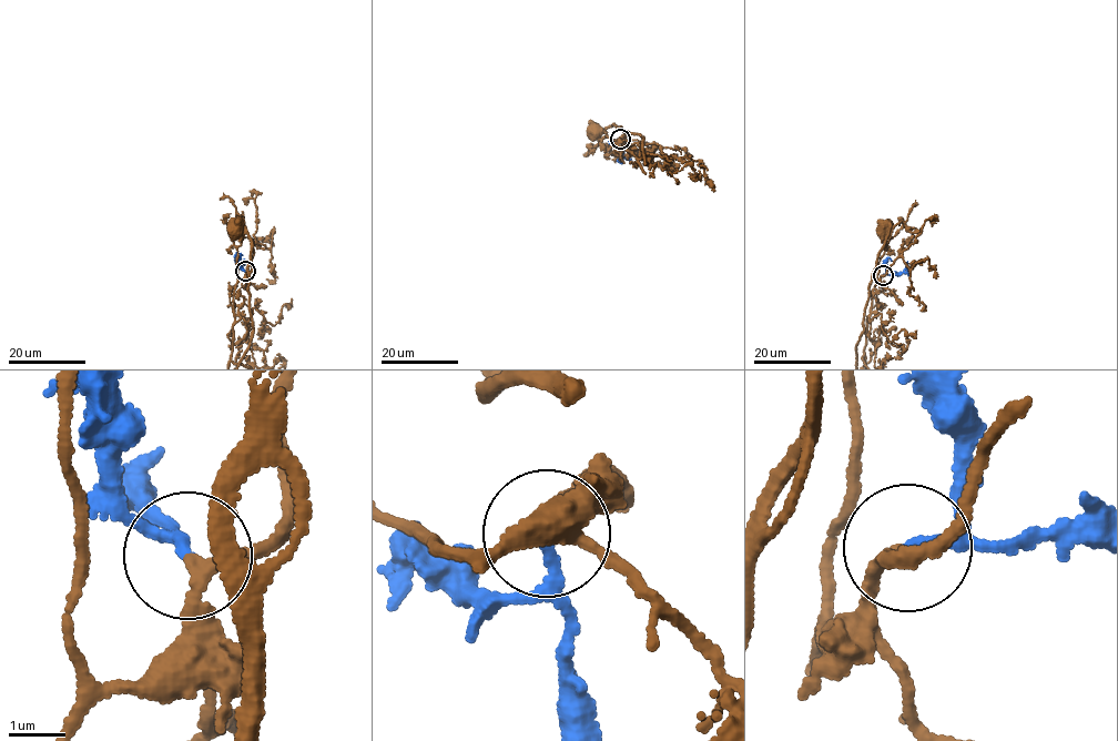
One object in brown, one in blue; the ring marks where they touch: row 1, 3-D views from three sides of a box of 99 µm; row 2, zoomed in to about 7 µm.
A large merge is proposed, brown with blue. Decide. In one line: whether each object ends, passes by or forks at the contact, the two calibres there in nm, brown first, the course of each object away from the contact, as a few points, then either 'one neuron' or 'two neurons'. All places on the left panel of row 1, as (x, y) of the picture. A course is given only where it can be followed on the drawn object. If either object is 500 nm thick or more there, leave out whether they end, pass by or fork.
brown passes by; blue ends there; 190 nm thick on the brown side, 200 nm on the other; brown runs (244, 272), (244, 277), (239, 280), (237, 250), (242, 240), (236, 227); blue runs (244, 272), (236, 252); one neuron

